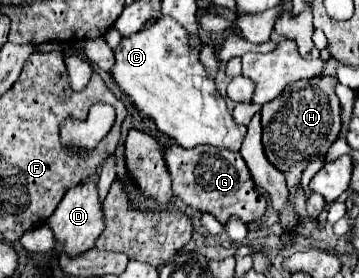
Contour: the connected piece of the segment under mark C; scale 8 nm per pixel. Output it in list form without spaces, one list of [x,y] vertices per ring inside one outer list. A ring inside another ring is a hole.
[[[160,16],[152,26],[122,38],[122,42],[112,48],[114,66],[110,68],[110,76],[138,110],[140,118],[152,118],[156,128],[174,138],[178,146],[194,148],[212,144],[238,152],[246,136],[246,126],[236,124],[230,116],[224,98],[200,62],[200,48],[202,42],[190,44],[190,34],[180,22],[170,16]]]

